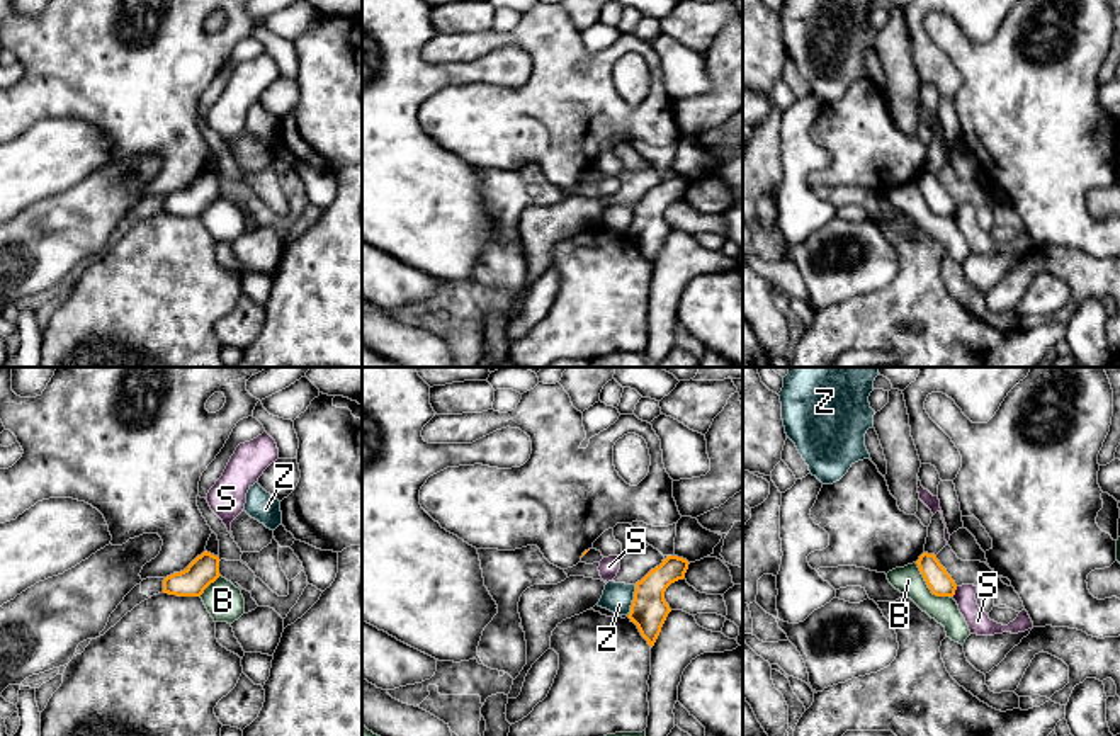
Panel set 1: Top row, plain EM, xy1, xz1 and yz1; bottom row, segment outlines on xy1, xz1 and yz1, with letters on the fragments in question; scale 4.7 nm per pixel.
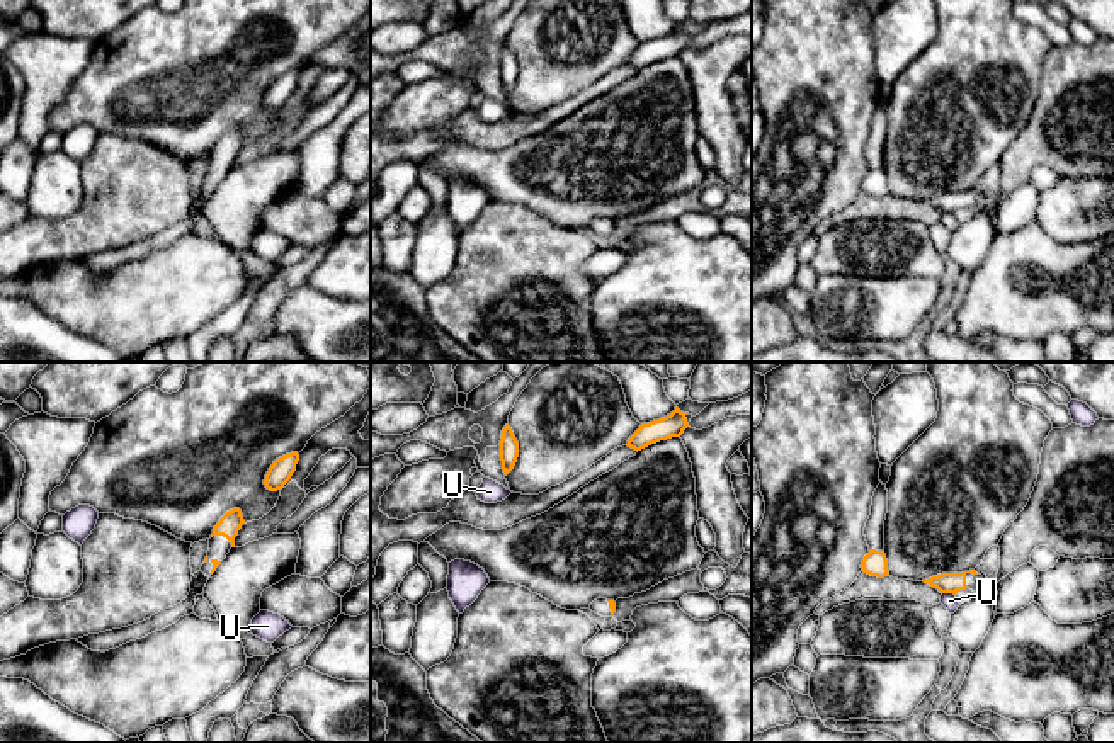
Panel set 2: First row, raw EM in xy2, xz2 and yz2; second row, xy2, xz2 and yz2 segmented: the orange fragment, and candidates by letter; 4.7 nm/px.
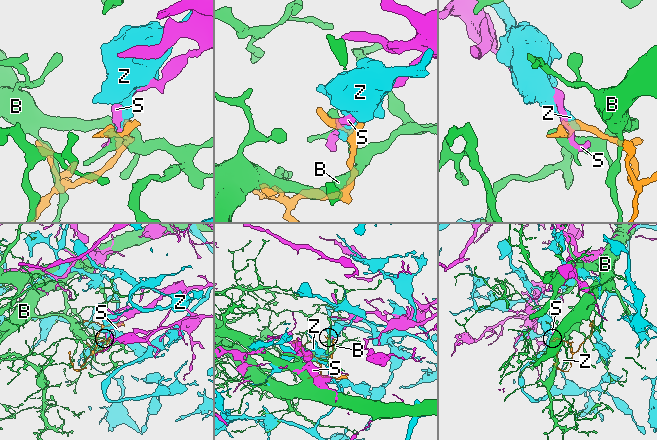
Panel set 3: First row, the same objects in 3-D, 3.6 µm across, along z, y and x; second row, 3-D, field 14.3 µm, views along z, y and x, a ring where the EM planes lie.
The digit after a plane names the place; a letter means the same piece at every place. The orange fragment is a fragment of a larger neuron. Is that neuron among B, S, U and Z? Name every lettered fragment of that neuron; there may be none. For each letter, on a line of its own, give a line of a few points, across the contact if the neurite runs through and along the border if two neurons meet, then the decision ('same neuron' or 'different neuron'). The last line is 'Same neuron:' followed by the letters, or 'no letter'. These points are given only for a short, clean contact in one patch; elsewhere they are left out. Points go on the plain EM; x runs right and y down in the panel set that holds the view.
B: different neuron
S: yz1 (957, 206), (952, 215) | different neuron
U: yz2 (943, 211), (954, 215) | different neuron
Z: xz1 (636, 204), (627, 235) | different neuron
Same neuron: no letter

